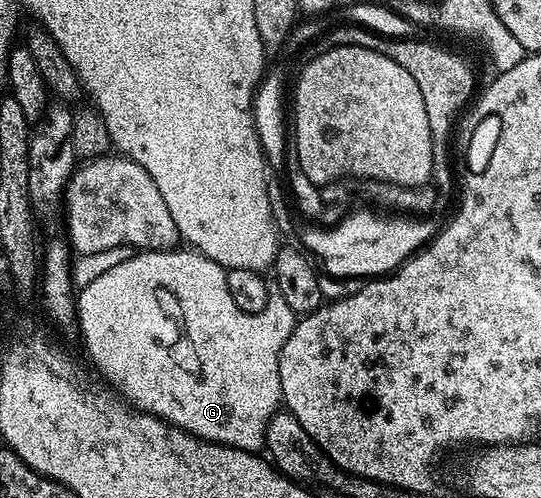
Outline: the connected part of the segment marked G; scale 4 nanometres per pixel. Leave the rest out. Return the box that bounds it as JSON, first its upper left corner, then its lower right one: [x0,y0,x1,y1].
[77,248,296,452]

